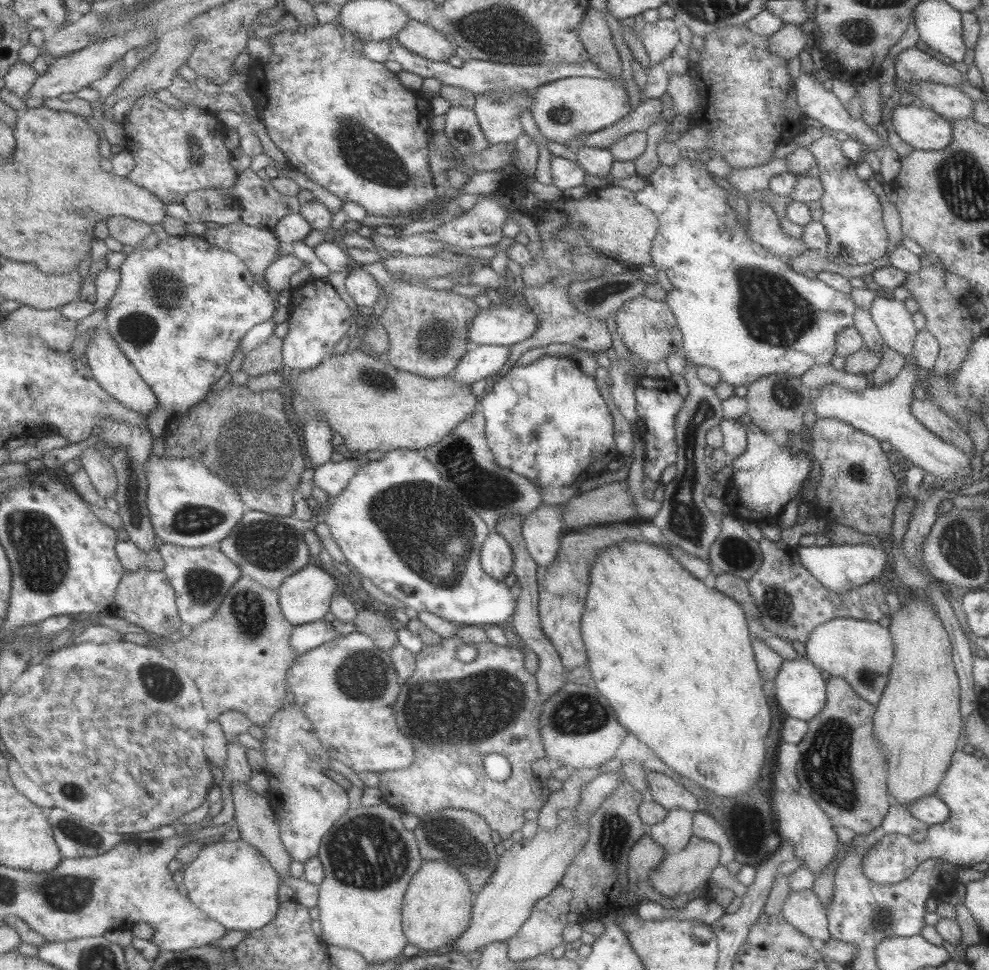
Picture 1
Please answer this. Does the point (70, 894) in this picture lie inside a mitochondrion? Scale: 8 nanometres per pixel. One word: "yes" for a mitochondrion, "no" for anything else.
yes

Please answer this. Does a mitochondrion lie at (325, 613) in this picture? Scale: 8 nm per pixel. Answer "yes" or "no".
no

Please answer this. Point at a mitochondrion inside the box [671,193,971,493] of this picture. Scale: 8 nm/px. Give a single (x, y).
(773, 311)

